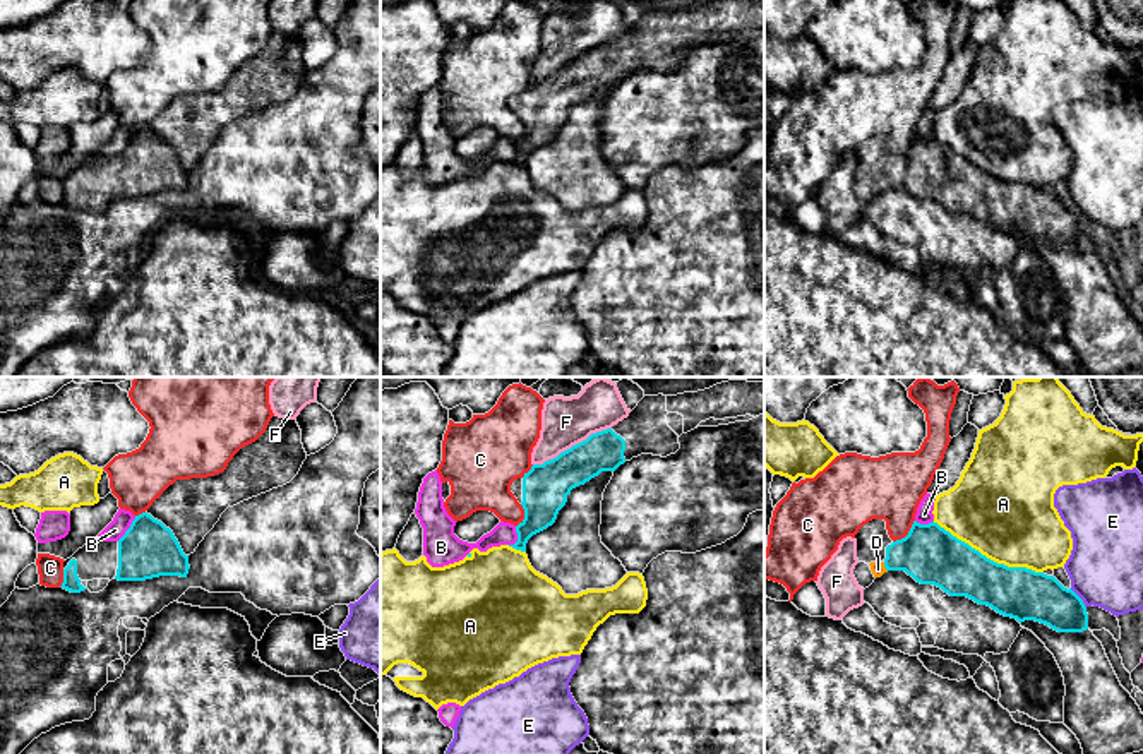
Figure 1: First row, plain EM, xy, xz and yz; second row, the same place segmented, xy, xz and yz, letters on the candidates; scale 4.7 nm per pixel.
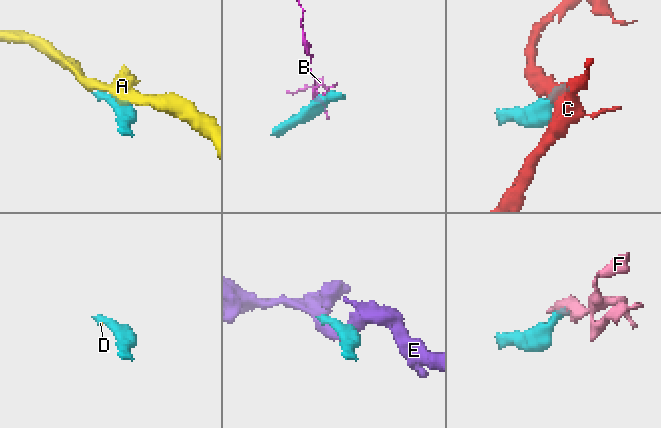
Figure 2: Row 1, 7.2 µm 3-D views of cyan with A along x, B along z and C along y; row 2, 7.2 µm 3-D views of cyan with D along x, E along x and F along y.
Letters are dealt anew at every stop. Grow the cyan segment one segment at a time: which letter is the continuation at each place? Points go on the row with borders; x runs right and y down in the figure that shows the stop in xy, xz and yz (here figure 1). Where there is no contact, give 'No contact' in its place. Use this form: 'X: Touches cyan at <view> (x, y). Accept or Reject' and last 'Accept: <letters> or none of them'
A: Touches cyan at yz (986, 557). Reject
B: Touches cyan at xy (129, 528). Reject
C: Touches cyan at yz (909, 533). Reject
D: Touches cyan at yz (885, 566). Accept
E: Touches cyan at yz (1080, 598). Reject
F: Touches cyan at xz (573, 446). Reject
Accept: D

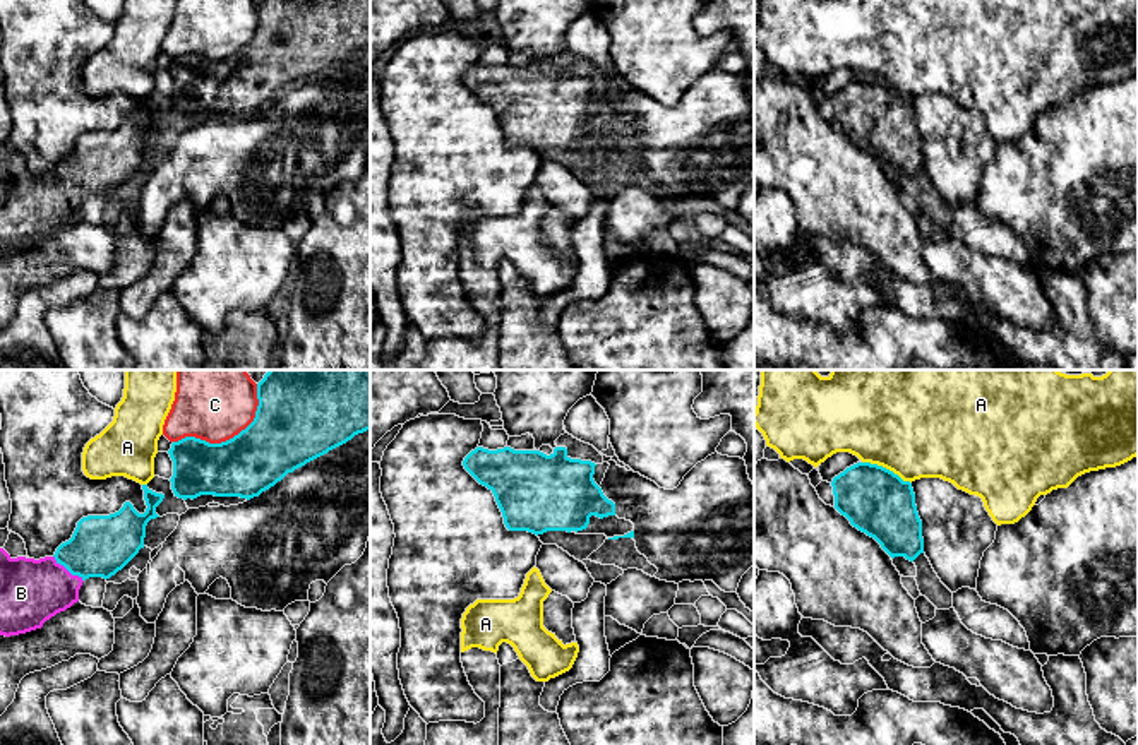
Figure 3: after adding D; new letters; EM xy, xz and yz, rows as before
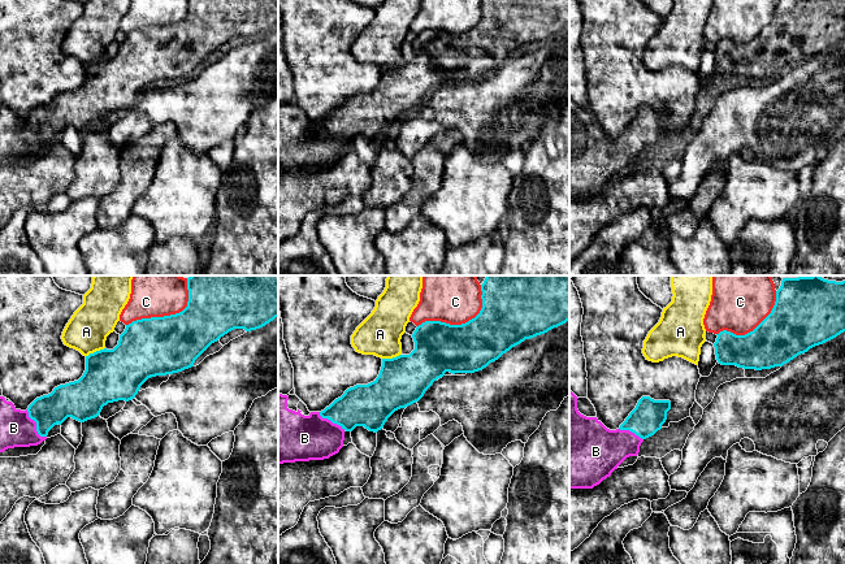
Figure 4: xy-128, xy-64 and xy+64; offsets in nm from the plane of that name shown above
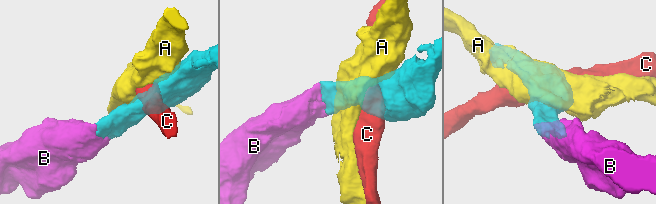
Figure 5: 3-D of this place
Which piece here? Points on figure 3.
A: Touches cyan at yz (885, 468). Reject
B: Touches cyan at xy (67, 569). Accept
C: Touches cyan at xy (230, 439). Reject
Accept: B

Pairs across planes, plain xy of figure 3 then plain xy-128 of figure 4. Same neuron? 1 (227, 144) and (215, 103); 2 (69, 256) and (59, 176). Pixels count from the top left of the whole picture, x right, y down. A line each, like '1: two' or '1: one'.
1: one
2: one

